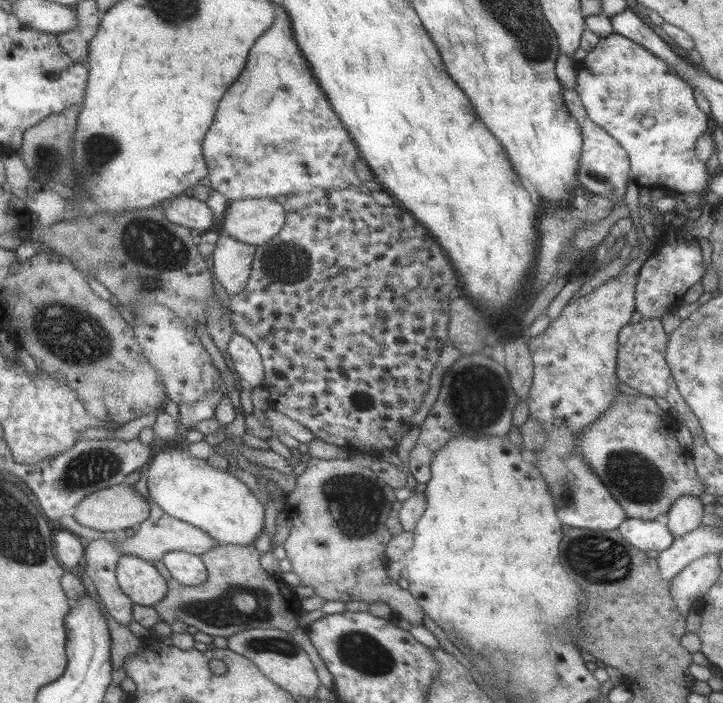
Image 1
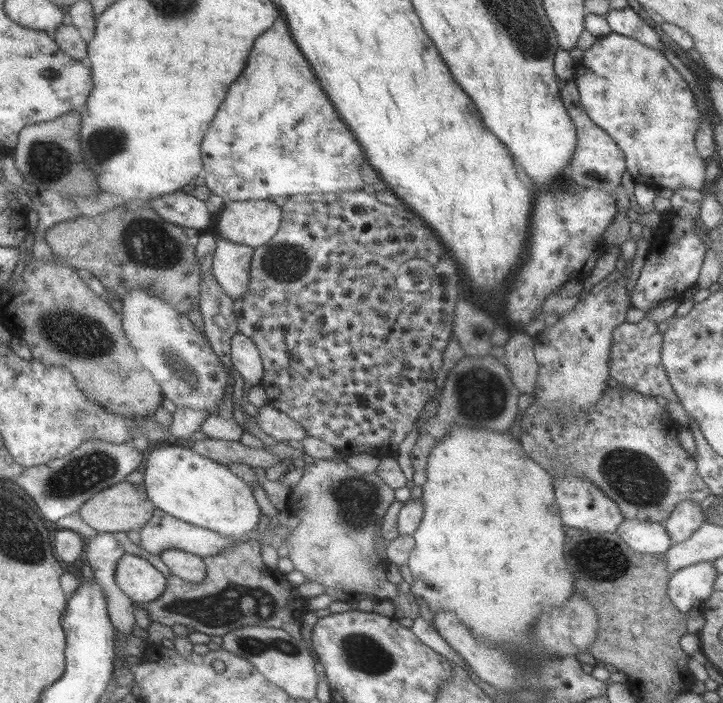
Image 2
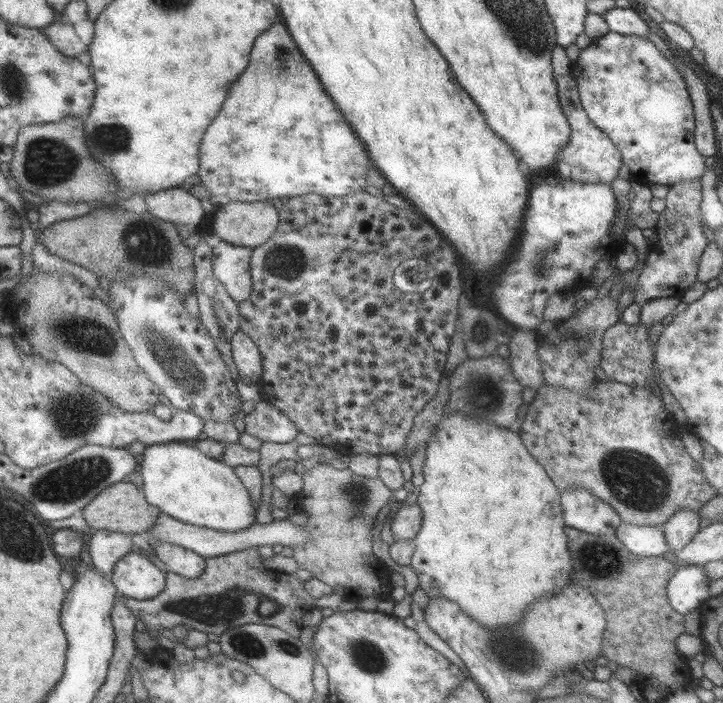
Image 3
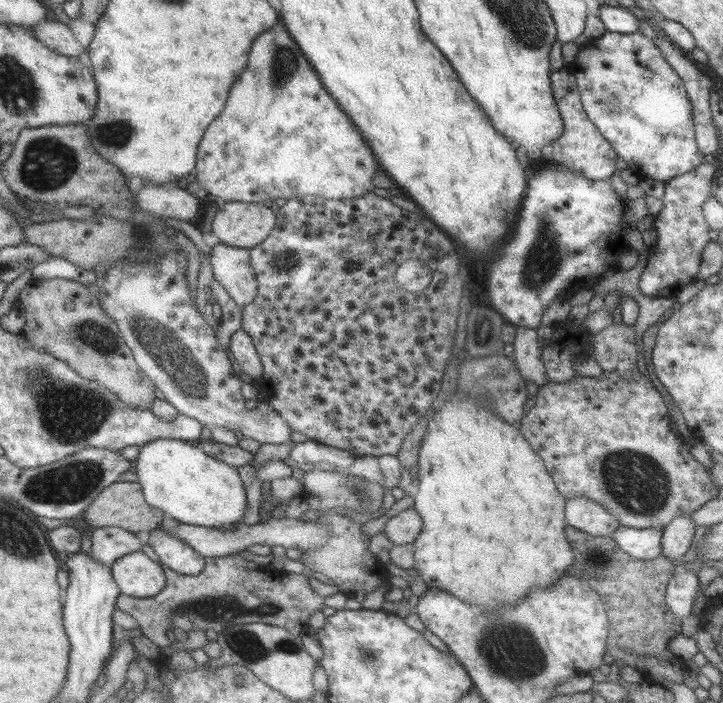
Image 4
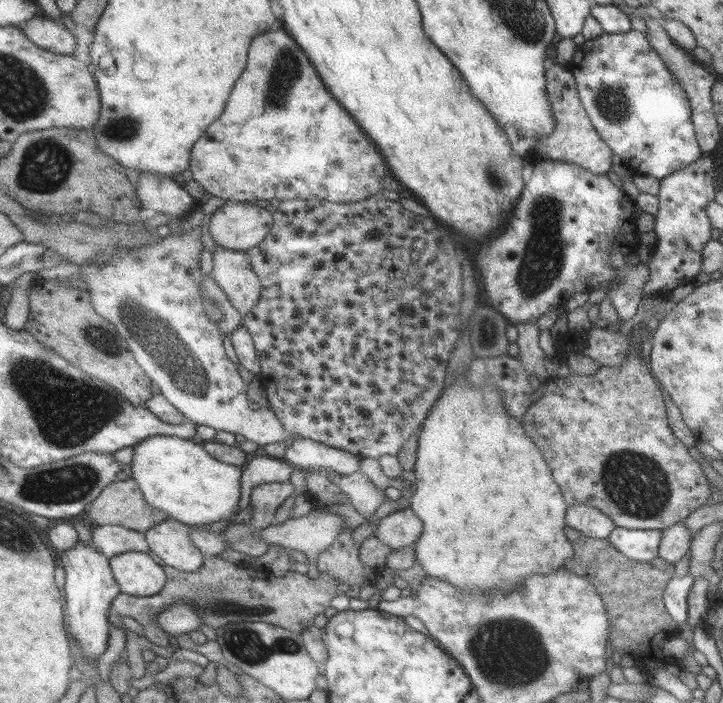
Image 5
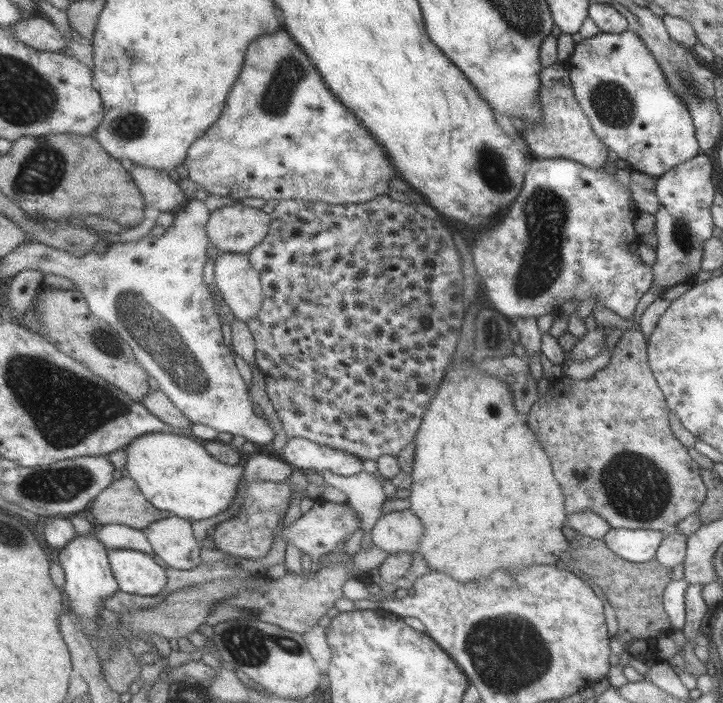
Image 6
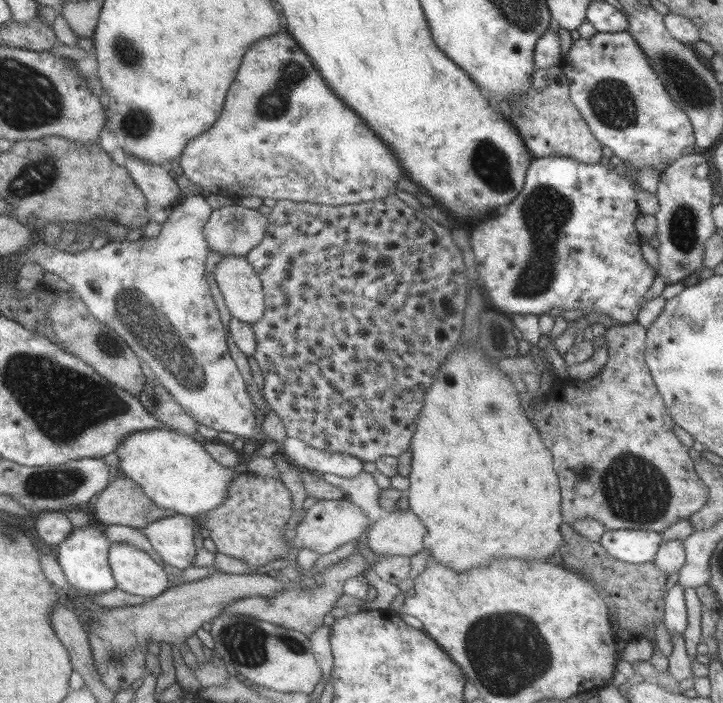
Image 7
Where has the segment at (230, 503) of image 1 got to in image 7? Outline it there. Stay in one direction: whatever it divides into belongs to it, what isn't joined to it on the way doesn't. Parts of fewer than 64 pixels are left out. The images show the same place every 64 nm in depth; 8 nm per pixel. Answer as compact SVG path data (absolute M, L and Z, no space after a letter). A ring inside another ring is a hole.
M165 427L134 432L126 436L114 452L119 457L121 475L140 485L156 506L176 510L177 514L194 519L220 506L226 500L228 484L236 476L248 472L245 463L238 463L235 467L222 466L194 437Z

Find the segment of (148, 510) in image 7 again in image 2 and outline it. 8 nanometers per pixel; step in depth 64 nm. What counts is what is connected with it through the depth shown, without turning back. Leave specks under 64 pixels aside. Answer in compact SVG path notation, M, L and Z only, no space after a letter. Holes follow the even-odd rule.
M122 481L96 493L82 504L79 512L82 520L98 533L128 533L130 530L140 532L140 529L148 523L148 519L152 519L154 509L156 509L154 504L150 502L144 490L137 489L130 482Z

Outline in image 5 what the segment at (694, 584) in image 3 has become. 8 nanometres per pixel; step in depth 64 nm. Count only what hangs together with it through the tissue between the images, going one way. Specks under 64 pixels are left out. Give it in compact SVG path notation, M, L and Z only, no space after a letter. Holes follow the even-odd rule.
M690 573L682 577L674 576L669 580L668 586L663 593L665 608L668 614L676 620L679 627L688 618L688 596L694 581L694 576Z

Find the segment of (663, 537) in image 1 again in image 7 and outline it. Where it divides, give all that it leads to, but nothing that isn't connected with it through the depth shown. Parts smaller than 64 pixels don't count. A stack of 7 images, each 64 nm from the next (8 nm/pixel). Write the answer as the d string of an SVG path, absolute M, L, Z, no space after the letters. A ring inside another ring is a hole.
M610 530L602 536L600 544L618 560L632 564L654 563L663 543L662 533L654 530Z

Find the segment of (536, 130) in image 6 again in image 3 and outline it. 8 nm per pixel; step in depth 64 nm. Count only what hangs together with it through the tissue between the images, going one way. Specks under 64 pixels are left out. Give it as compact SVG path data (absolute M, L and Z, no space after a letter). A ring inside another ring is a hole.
M558 74L554 79L558 83L558 101L560 101L560 106L572 130L568 145L559 153L559 160L570 166L570 179L611 187L623 163L620 150L616 148L610 137L596 127L592 120L588 119L580 100L578 85L574 76L572 74Z

